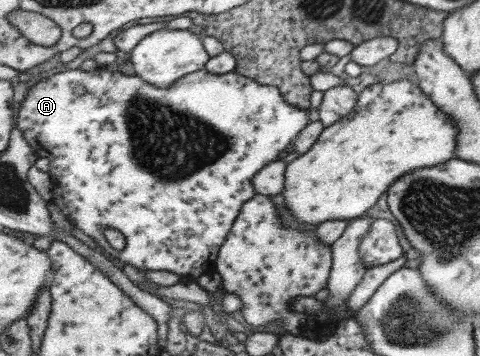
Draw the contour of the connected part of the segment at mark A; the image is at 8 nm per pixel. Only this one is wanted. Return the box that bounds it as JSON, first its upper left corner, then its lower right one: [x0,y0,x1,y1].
[16,67,312,282]

